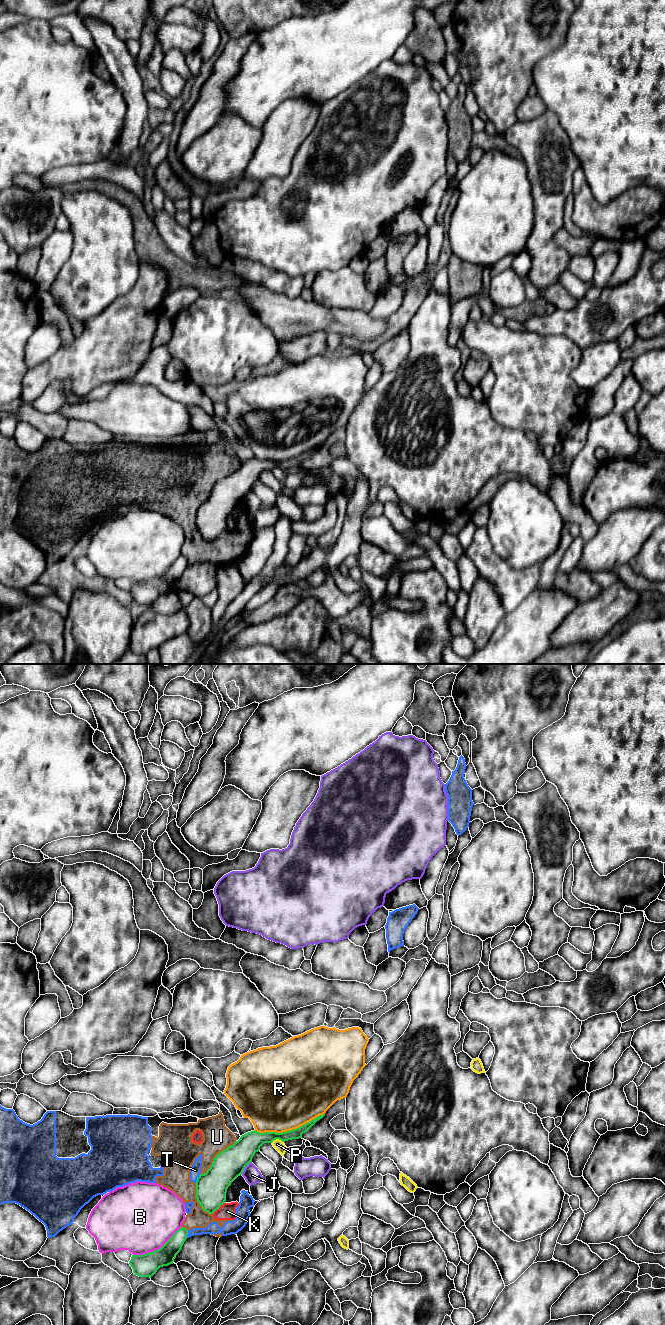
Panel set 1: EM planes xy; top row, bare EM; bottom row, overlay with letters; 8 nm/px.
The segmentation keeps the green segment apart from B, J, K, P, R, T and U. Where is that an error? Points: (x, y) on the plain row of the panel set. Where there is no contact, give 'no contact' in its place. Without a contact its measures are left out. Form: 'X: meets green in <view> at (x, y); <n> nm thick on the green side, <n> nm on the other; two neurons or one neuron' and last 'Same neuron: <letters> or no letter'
B: meets green in xy at (158, 577); 190 nm thick on the green side, 480 nm on the other; two neurons
J: meets green in xy at (244, 496); 240 nm thick on the green side, 140 nm on the other; two neurons
K: meets green in xy at (218, 535); 260 nm thick on the green side, 140 nm on the other; two neurons
P: meets green in xy at (277, 466); 170 nm thick on the green side, 80 nm on the other; two neurons
R: meets green in xy at (290, 458); 100 nm thick on the green side, 500 nm on the other; two neurons
T: meets green in xy at (197, 506); 260 nm thick on the green side, 90 nm on the other; two neurons
U: meets green in xy at (215, 484); 240 nm thick on the green side, 220 nm on the other; two neurons
Same neuron: no letter

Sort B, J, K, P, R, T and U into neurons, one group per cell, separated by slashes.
B / J / K T U / P / R

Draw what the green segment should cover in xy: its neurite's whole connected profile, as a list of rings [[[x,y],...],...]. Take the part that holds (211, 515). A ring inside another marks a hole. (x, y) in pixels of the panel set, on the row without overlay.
[[[325,442],[316,445],[299,456],[282,460],[248,460],[233,473],[215,484],[206,501],[200,502],[196,509],[196,526],[202,537],[213,542],[226,529],[226,521],[231,511],[242,503],[245,495],[264,471],[279,467],[282,470],[302,466]]]

